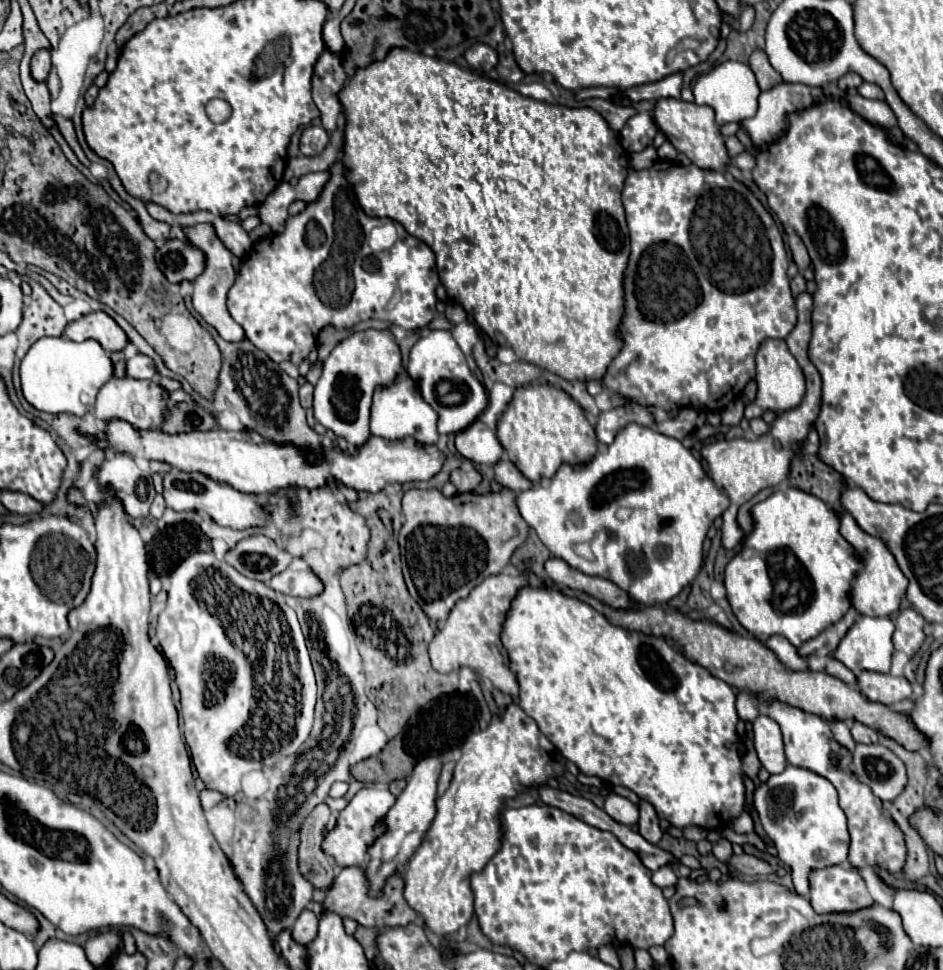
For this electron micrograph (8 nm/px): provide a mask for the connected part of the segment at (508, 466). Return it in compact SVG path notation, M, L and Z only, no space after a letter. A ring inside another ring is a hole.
M500 460L496 466L494 466L494 480L504 486L504 488L510 488L514 492L524 492L526 488L532 488L532 482L522 476L518 472L518 468L510 462L510 460Z

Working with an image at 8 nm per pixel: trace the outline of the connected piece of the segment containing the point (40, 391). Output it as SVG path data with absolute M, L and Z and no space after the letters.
M66 336L38 340L20 366L24 398L42 412L84 416L96 400L98 390L114 378L114 364L96 340L72 342Z

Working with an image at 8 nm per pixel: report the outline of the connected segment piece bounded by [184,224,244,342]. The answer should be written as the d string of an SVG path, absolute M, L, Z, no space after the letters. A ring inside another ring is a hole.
M198 224L194 228L184 228L186 232L186 240L194 246L198 246L204 256L206 256L206 270L204 274L200 274L192 284L194 284L194 294L192 294L192 304L194 308L198 310L198 314L210 324L214 326L220 336L224 340L230 340L230 342L238 342L244 338L244 330L240 324L234 322L234 318L230 316L228 308L226 308L226 294L228 294L228 288L234 284L234 266L232 266L232 254L224 248L224 244L216 238L214 234L214 228L210 224Z

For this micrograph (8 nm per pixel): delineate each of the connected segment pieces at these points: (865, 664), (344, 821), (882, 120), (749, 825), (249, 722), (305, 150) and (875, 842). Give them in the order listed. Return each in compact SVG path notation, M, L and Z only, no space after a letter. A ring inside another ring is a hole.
M860 616L840 640L834 658L854 674L864 670L890 672L892 632L894 624L890 618Z
M386 786L362 788L350 800L350 804L338 814L336 826L326 834L322 842L324 852L330 854L340 866L362 866L362 860L366 858L370 844L374 844L374 840L378 840L378 836L386 832L386 824L382 824L382 816L386 816L386 812L394 806L394 800L396 796Z
M850 92L846 100L848 100L848 106L854 112L858 112L864 120L870 120L870 124L876 124L886 130L898 124L892 108L884 100L868 100L868 98L860 96L858 92Z
M742 812L742 814L730 824L730 828L732 828L734 832L738 832L738 834L748 834L748 832L754 830L754 822L752 822L752 818L750 818L748 812Z
M196 552L196 554L188 556L172 572L172 582L170 582L170 590L168 590L168 608L158 616L156 638L160 642L162 654L166 656L170 666L174 668L176 684L180 688L184 736L186 736L186 744L190 748L190 758L192 758L192 762L194 762L194 766L198 770L198 776L206 784L206 788L216 790L216 792L220 792L224 796L234 796L234 794L240 792L240 782L242 782L244 774L248 774L252 770L262 770L264 766L274 766L284 756L296 754L300 750L300 746L306 742L306 738L310 734L310 728L312 728L312 722L314 722L316 682L314 682L314 672L312 672L310 656L308 656L308 650L306 650L304 634L300 630L296 612L290 606L284 606L284 610L282 610L276 604L276 598L278 598L278 594L272 588L268 588L264 582L250 580L250 578L242 576L228 562L224 562L224 560L218 562L212 552Z
M310 126L302 132L300 138L300 152L304 156L316 156L320 154L328 144L328 134L322 126Z
M778 700L768 704L768 716L774 718L784 736L786 760L798 768L806 768L816 772L818 776L832 782L840 796L840 808L848 818L850 832L850 852L848 862L854 870L862 868L886 868L890 874L898 876L898 868L902 868L902 860L906 860L906 844L902 844L902 832L898 832L898 824L894 820L886 820L886 812L882 808L882 800L870 792L868 784L862 784L852 766L852 752L842 748L834 740L830 732L830 724L820 716L808 714L800 708L792 708Z

